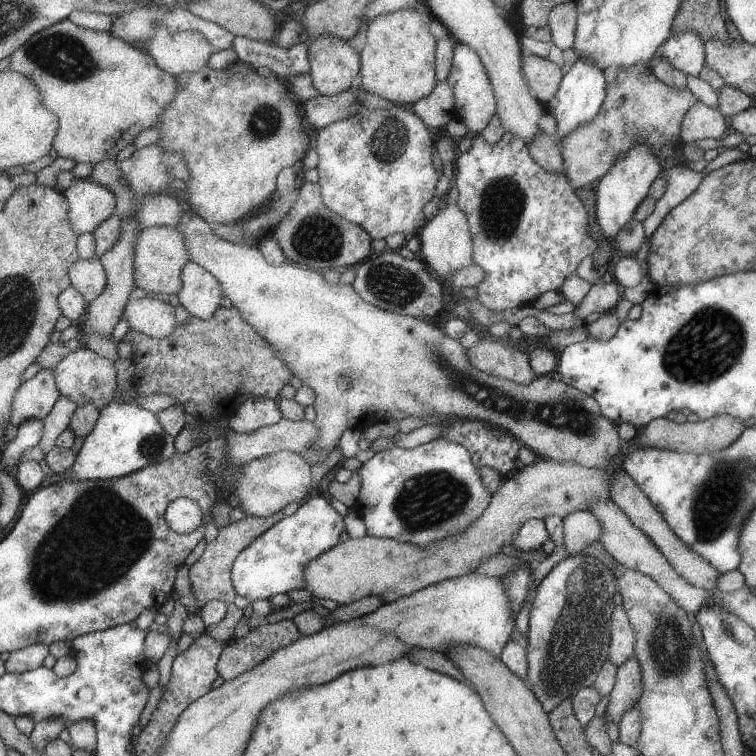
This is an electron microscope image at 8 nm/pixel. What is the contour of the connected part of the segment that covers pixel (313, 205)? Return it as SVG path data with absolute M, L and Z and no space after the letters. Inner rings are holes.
M300 181L298 189L298 200L296 200L296 204L294 204L292 208L282 208L282 221L275 226L275 230L272 234L273 240L280 246L280 249L284 252L284 255L288 261L297 263L303 267L309 267L310 269L316 271L326 272L329 270L336 270L336 266L342 266L343 271L344 266L354 265L354 262L358 262L360 258L366 258L366 256L370 257L370 250L372 250L372 240L370 240L371 234L368 233L364 228L361 228L359 225L343 219L338 213L331 212L331 210L327 208L326 202L322 202L322 198L320 198L320 186L318 186L318 183L312 184L307 181Z

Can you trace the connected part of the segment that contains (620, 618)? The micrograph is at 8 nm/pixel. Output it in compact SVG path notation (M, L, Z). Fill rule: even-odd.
M622 605L616 608L615 620L612 620L611 638L609 662L618 668L633 656L635 646L634 632Z

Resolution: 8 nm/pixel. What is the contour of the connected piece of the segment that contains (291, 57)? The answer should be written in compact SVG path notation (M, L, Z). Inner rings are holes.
M236 35L233 49L238 60L250 64L254 69L266 66L273 74L285 78L306 75L310 70L309 43L301 41L288 49L276 48L272 42L248 39Z

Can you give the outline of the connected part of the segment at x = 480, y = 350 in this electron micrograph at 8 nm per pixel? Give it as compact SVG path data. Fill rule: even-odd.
M478 340L466 349L467 360L480 371L528 386L537 378L530 357L500 340Z

